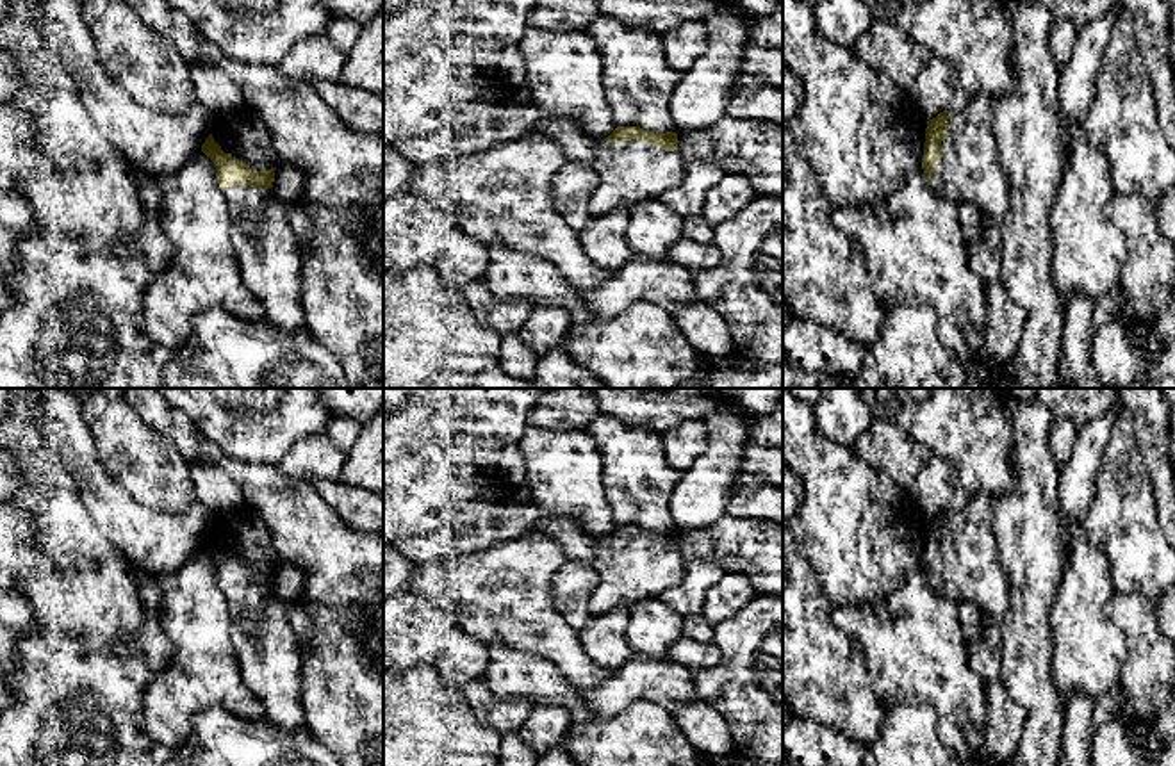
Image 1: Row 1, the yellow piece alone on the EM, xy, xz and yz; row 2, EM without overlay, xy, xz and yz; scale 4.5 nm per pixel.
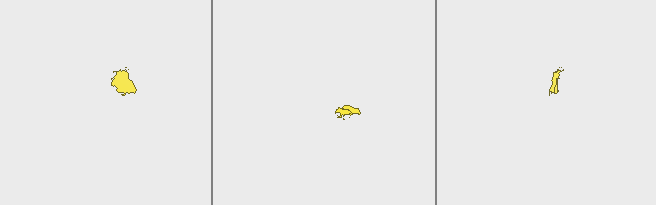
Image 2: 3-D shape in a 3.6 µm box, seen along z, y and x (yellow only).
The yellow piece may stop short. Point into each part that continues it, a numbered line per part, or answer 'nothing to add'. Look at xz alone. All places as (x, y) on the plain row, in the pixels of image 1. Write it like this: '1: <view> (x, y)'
1: xz (633, 570)

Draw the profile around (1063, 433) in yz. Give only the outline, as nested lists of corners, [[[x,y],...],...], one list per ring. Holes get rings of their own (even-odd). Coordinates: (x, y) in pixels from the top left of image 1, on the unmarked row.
[[[1054,420],[1048,445],[1057,469],[1066,461],[1066,456],[1073,447],[1077,431],[1079,428],[1070,420]]]

